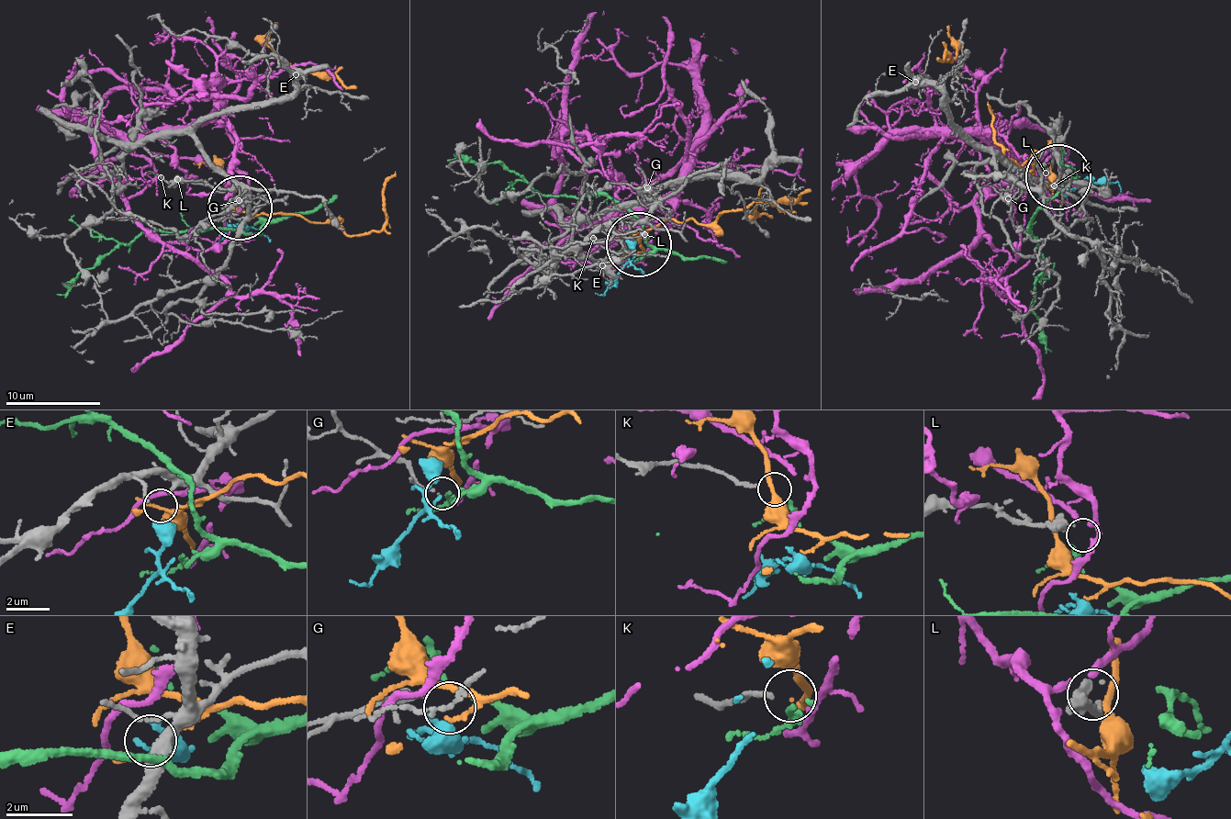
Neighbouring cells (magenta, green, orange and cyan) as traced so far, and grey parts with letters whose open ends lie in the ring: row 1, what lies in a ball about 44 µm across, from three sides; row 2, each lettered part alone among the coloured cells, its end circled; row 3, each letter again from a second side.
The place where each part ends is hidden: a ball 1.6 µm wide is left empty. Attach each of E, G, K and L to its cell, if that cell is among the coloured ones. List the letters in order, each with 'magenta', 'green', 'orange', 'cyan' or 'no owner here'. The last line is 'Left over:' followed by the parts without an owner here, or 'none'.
E: cyan
G: no owner here
K: green
L: no owner here
Left over: G, L

